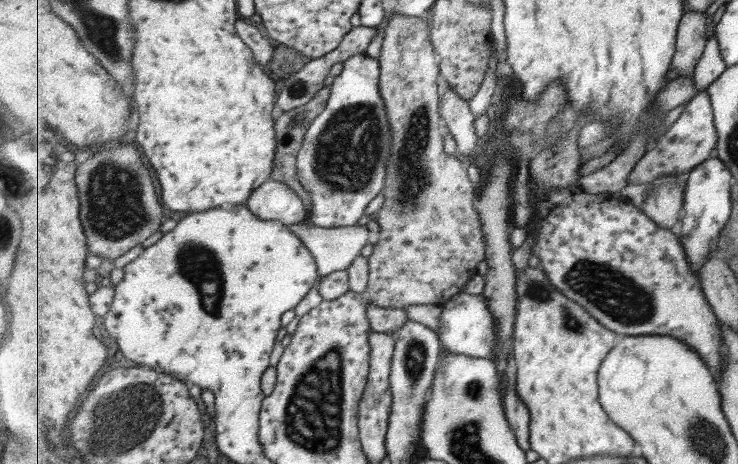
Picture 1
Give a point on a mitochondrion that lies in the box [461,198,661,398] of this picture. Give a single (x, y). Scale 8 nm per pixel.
(614, 293)

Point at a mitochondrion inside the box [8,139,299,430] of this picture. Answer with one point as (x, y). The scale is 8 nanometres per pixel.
(118, 206)

